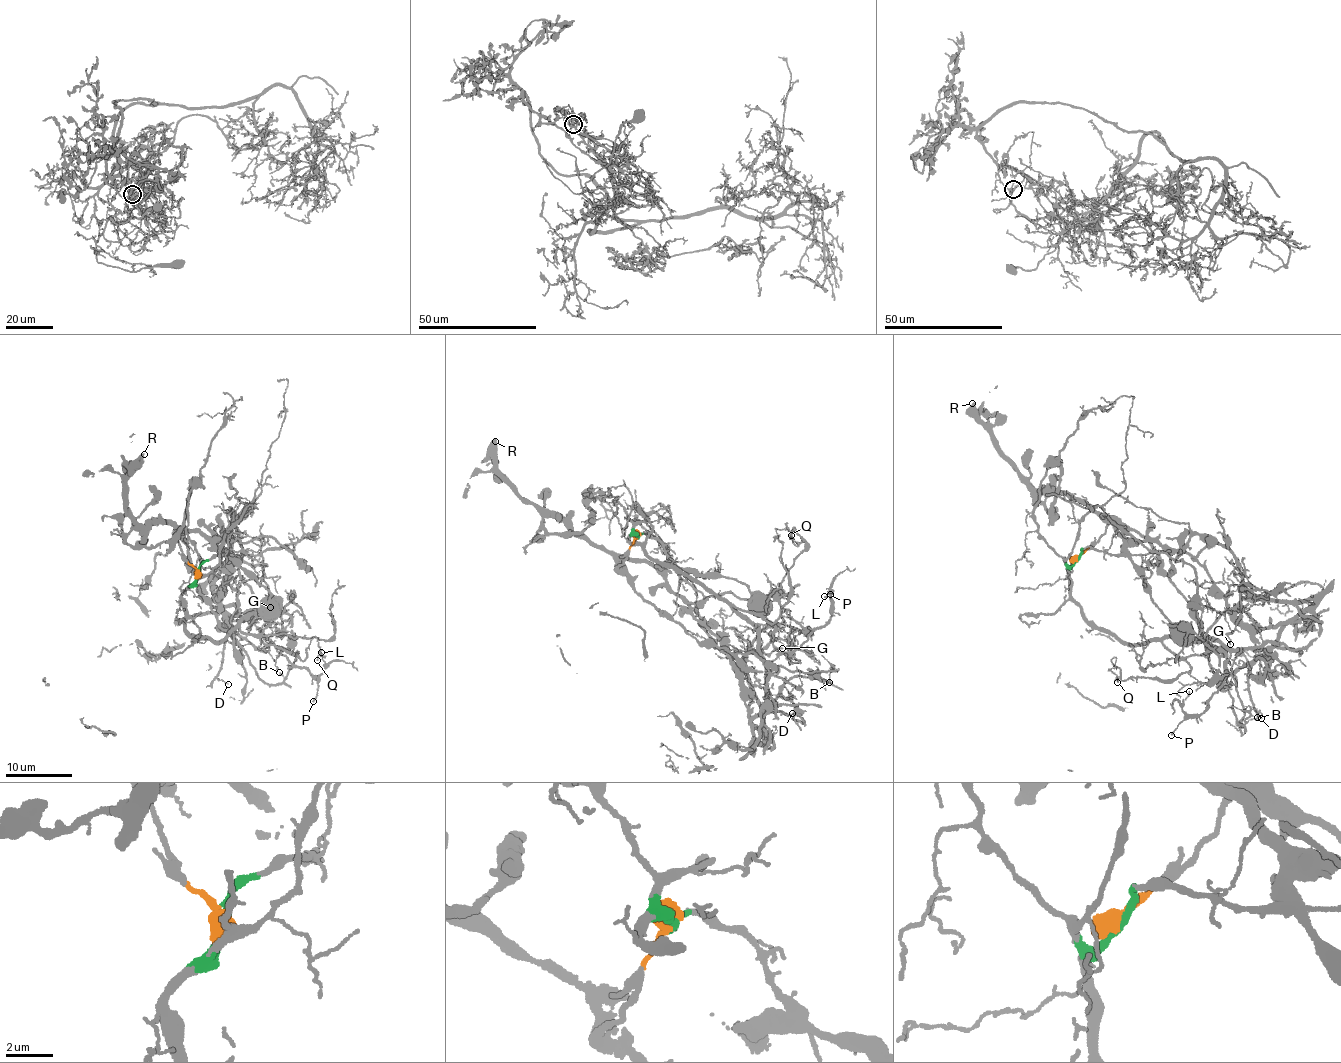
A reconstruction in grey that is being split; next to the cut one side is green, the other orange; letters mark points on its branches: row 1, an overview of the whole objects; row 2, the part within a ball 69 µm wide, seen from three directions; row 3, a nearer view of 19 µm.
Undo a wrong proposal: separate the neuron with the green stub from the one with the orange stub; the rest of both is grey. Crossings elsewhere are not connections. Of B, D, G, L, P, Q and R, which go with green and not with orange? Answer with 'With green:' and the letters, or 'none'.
With green: G, L, P, Q

